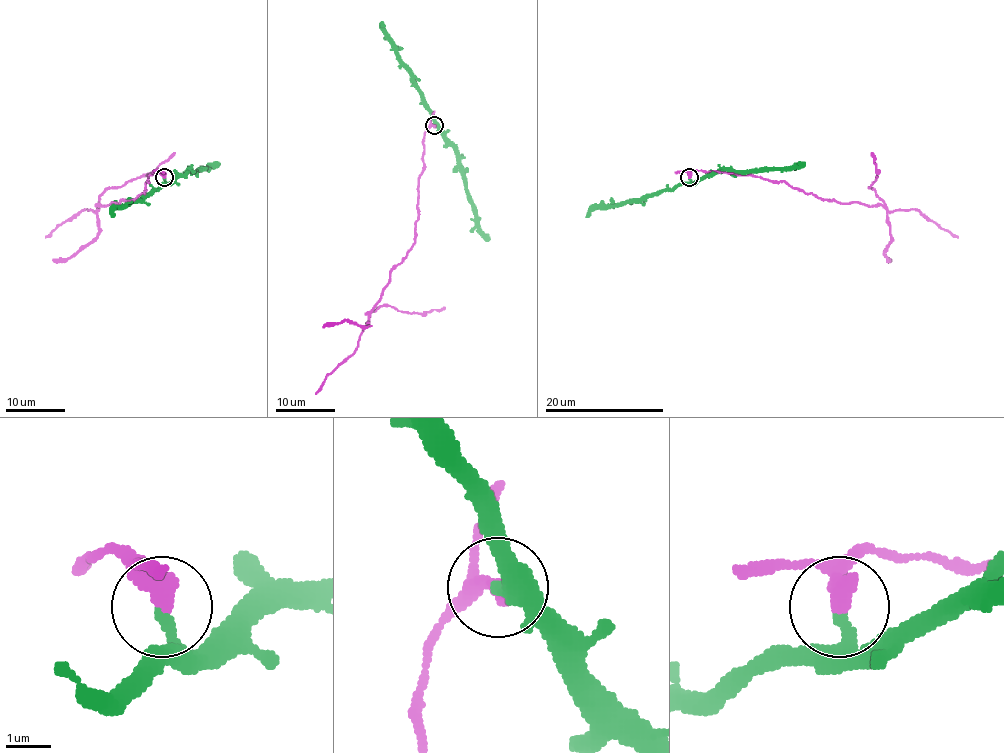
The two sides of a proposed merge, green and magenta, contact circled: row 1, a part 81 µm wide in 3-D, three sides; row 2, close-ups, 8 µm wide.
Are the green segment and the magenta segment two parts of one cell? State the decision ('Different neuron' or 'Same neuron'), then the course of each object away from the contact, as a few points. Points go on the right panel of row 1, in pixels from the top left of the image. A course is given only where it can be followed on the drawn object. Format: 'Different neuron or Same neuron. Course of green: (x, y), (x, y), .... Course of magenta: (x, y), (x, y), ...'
Different neuron. Course of green: (689, 176), (695, 182), (720, 171), (791, 169), (805, 163). Course of magenta: (689, 176), (692, 171), (754, 175), (836, 202), (871, 206), (883, 203), (870, 187), (877, 178), (871, 153)

